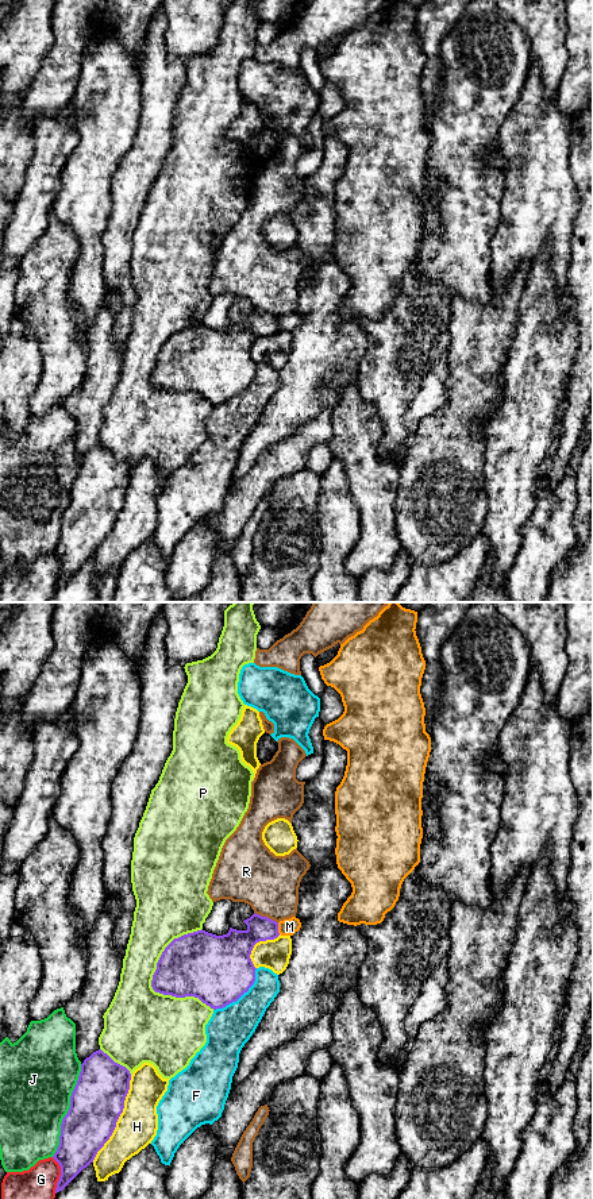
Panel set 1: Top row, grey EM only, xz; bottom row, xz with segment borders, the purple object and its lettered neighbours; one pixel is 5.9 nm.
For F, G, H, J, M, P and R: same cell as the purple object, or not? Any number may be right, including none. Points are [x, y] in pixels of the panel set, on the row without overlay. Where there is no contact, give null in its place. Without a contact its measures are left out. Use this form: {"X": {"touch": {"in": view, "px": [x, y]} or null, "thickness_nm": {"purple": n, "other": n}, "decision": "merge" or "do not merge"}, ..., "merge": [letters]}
{"F": {"touch": {"in": "xz", "px": [241, 390]}, "thickness_nm": {"purple": 420, "other": 260}, "decision": "do not merge"}, "G": {"touch": {"in": "xz", "px": [61, 570]}, "thickness_nm": {"purple": 240, "other": 300}, "decision": "do not merge"}, "H": {"touch": {"in": "xz", "px": [118, 513]}, "thickness_nm": {"purple": 320, "other": 240}, "decision": "do not merge"}, "J": {"touch": {"in": "xz", "px": [69, 505]}, "thickness_nm": {"purple": 320, "other": 440}, "decision": "do not merge"}, "M": {"touch": {"in": "xz", "px": [277, 323]}, "thickness_nm": {"purple": 160, "other": 100}, "decision": "do not merge"}, "P": {"touch": {"in": "xz", "px": [151, 376]}, "thickness_nm": {"purple": 360, "other": 400}, "decision": "do not merge"}, "R": {"touch": {"in": "xz", "px": [266, 312]}, "thickness_nm": {"purple": 190, "other": 340}, "decision": "do not merge"}, "merge": []}

